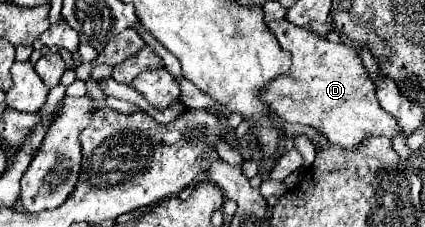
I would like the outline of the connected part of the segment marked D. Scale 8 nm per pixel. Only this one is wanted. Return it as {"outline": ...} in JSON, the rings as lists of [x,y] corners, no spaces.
{"outline":[[[288,20],[270,22],[268,28],[274,32],[280,48],[292,56],[290,70],[276,76],[264,92],[260,92],[260,100],[270,112],[286,122],[316,128],[330,140],[330,144],[342,148],[356,148],[370,134],[386,138],[402,134],[396,120],[380,108],[374,84],[366,74],[362,58],[352,46],[332,44],[324,36],[312,34],[306,28],[294,28]]]}

